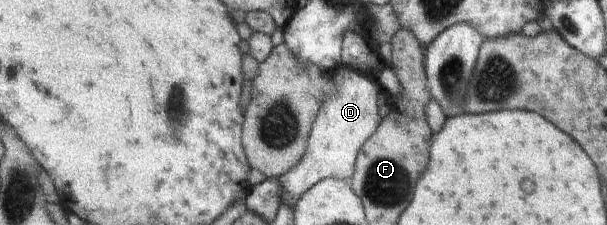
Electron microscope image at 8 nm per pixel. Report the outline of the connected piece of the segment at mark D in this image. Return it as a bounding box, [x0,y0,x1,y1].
[278,64,385,208]

